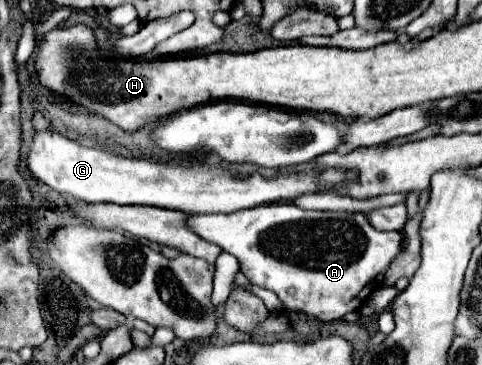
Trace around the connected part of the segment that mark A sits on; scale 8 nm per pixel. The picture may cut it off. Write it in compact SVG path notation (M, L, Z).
M262 204L262 206L254 206L254 208L246 208L246 210L238 210L238 212L232 212L232 214L194 214L190 216L190 228L202 236L204 240L208 242L214 242L218 244L224 252L236 256L240 260L240 266L242 266L242 274L256 286L260 288L268 288L272 292L278 294L278 298L284 302L284 308L286 310L294 310L294 312L304 312L304 314L310 314L314 318L320 318L322 322L330 322L330 320L340 320L344 314L348 312L356 312L358 306L364 306L364 302L368 300L370 292L374 290L374 284L376 288L382 286L384 282L384 272L388 268L388 264L402 252L402 242L404 242L404 234L402 232L380 232L376 230L370 222L368 222L368 216L366 214L360 214L360 212L312 212L312 210L302 210L298 208L296 204Z

